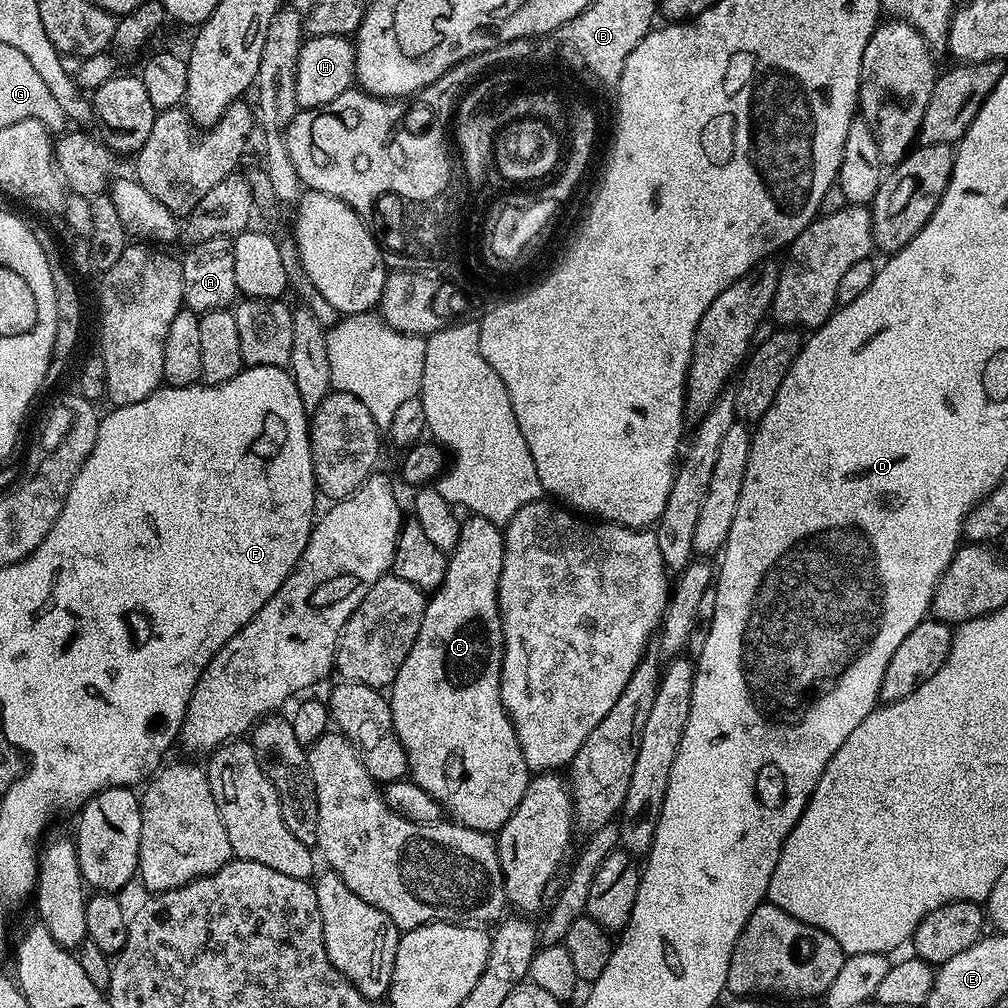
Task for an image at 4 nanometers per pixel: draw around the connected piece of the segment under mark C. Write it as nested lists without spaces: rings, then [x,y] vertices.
[[[469,515],[461,523],[458,546],[448,556],[446,566],[446,578],[442,578],[440,587],[427,597],[424,605],[424,617],[422,626],[418,630],[418,638],[414,638],[414,646],[410,654],[406,654],[406,662],[402,662],[402,670],[394,678],[390,685],[390,699],[388,705],[392,711],[392,725],[396,731],[396,737],[402,742],[402,746],[408,755],[408,771],[410,778],[426,794],[430,794],[445,813],[448,812],[453,821],[464,824],[479,832],[489,834],[499,833],[500,828],[514,814],[518,802],[522,802],[522,794],[526,794],[526,786],[530,779],[530,770],[526,766],[526,758],[522,758],[522,746],[518,742],[518,734],[512,725],[512,719],[504,709],[502,694],[500,693],[500,675],[502,674],[502,658],[504,657],[504,631],[502,630],[502,618],[498,606],[498,582],[502,574],[502,558],[504,557],[504,533],[501,525],[490,522],[481,516]]]

